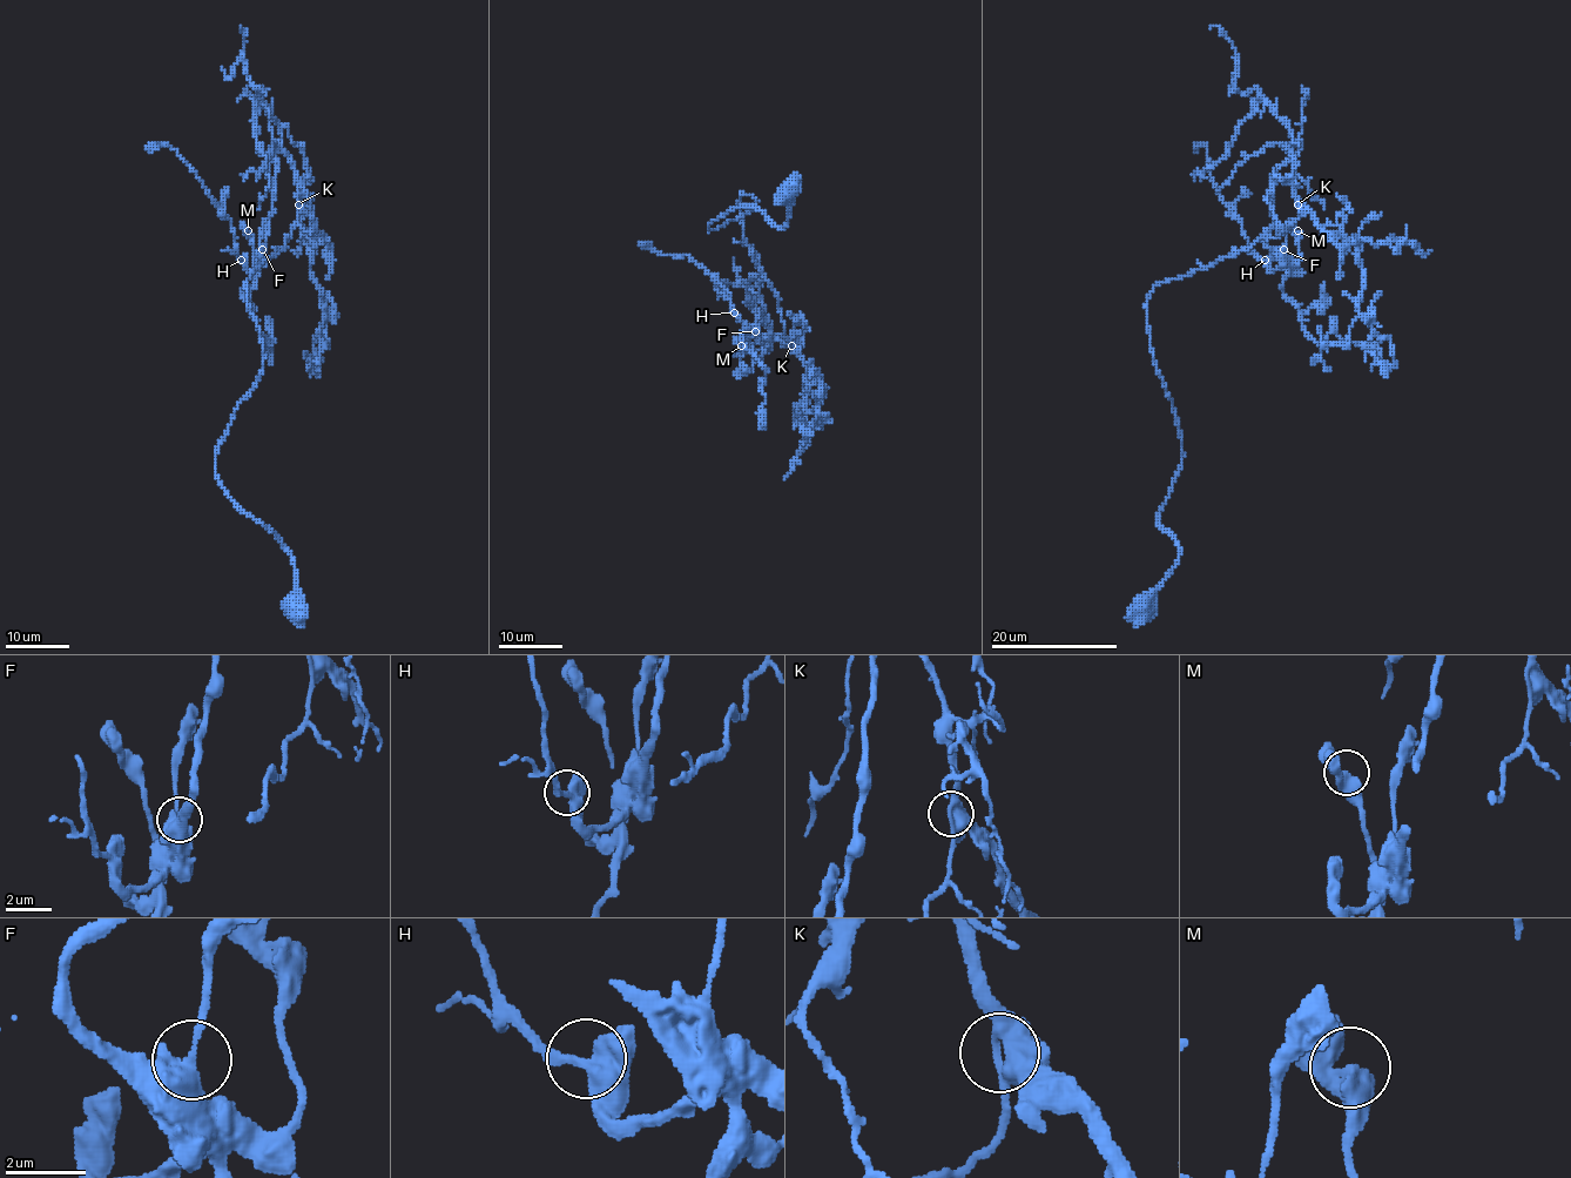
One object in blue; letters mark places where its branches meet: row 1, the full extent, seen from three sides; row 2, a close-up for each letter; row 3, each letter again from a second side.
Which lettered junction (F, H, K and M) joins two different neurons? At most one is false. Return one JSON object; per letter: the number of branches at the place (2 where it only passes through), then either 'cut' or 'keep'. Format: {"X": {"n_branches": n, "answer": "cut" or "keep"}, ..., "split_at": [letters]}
{"F": {"n_branches": 2, "answer": "keep"}, "H": {"n_branches": 2, "answer": "keep"}, "K": {"n_branches": 2, "answer": "keep"}, "M": {"n_branches": 2, "answer": "keep"}, "split_at": []}

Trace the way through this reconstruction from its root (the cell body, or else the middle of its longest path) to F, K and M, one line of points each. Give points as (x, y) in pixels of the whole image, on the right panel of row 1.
F: (1141, 608), (1179, 553), (1157, 516), (1182, 458), (1147, 296), (1298, 216), (1296, 146), (1271, 180), (1283, 249)
K: (1141, 608), (1179, 553), (1157, 516), (1182, 458), (1147, 296), (1278, 237), (1298, 203)
M: (1141, 608), (1182, 458), (1147, 296), (1298, 216), (1296, 146), (1265, 242), (1298, 261), (1298, 230)

